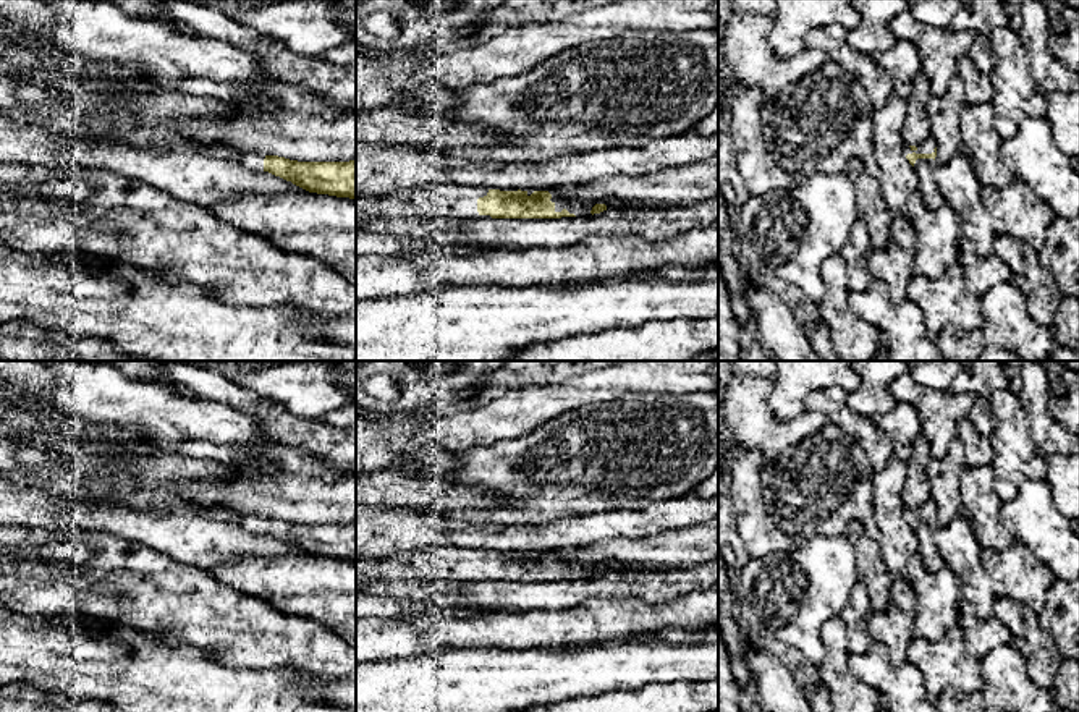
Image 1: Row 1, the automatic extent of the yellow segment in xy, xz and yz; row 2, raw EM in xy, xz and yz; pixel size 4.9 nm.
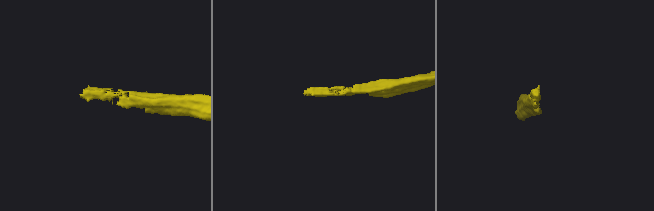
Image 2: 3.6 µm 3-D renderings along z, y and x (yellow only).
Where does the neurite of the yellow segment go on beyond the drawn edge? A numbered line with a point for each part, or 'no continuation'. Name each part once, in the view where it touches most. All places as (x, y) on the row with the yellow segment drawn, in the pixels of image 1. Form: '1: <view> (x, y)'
1: yz (927, 146)

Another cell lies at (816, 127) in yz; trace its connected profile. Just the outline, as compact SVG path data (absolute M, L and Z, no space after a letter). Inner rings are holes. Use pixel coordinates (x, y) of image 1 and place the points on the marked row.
M828 58L817 71L802 76L764 102L764 141L773 162L794 176L841 175L848 172L853 159L857 159L874 176L874 110L865 87L848 70Z

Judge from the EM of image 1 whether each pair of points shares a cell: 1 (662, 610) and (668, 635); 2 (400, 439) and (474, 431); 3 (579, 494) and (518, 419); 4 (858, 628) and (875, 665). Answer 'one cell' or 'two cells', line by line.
1: two cells
2: one cell
3: two cells
4: two cells

